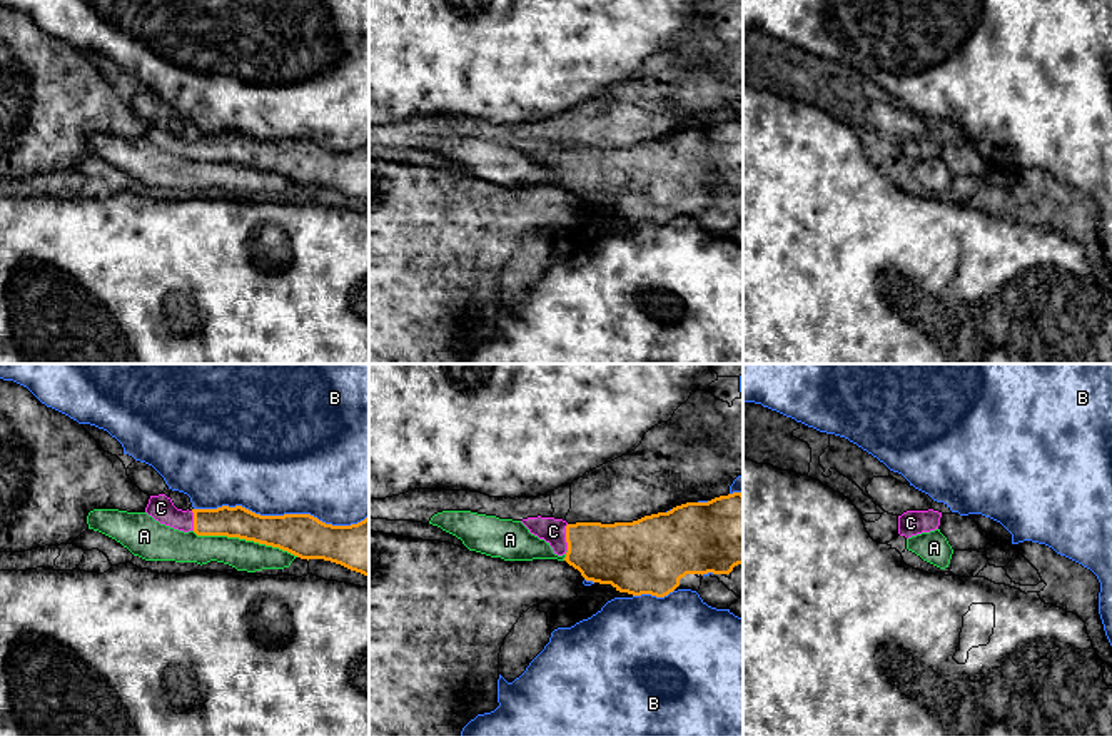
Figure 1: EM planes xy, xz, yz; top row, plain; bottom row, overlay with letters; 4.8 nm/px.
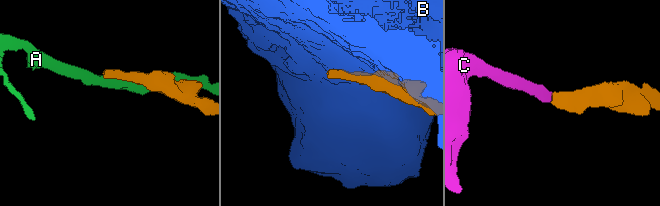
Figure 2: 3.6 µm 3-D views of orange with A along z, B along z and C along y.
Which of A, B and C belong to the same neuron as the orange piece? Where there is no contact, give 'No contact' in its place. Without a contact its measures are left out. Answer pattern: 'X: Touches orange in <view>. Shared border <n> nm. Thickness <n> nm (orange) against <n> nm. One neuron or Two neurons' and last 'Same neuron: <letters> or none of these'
A: Touches orange in xy. Shared border 550 nm. Thickness 190 nm (orange) against 150 nm. Two neurons
B: Touches orange in xy. Shared border 850 nm. Thickness 200 nm (orange) against 480 nm. Two neurons
C: Touches orange in xz. Shared border 130 nm. Thickness 300 nm (orange) against 120 nm. One neuron
Same neuron: C

